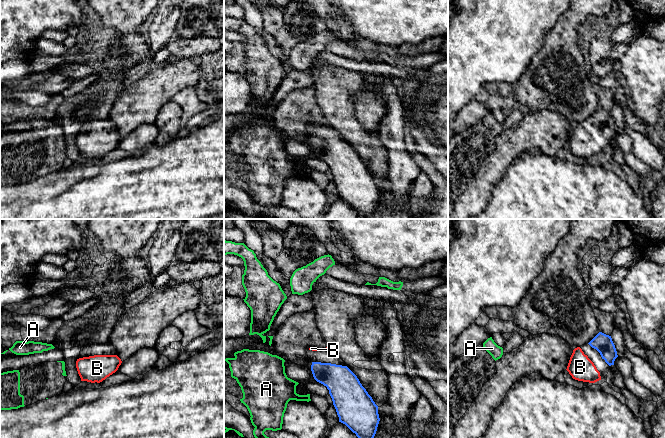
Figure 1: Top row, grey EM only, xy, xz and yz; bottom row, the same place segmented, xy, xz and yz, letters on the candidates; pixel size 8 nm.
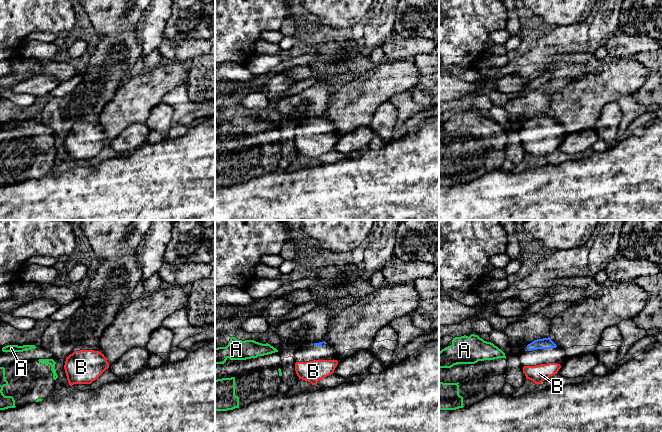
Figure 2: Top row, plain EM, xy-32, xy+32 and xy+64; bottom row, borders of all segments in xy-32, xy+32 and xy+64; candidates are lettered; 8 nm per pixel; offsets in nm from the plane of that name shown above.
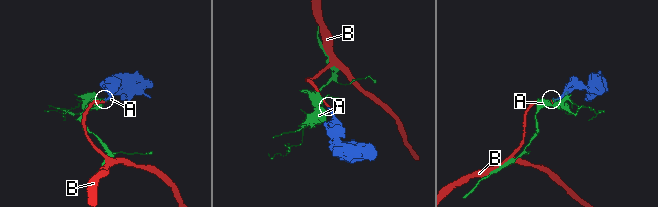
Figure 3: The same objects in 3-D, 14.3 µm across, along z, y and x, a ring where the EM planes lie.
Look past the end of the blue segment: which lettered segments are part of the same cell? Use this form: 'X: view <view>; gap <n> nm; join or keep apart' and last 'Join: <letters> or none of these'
A: view xz; gap 120 nm; keep apart
B: view yz; gap 70 nm; join
Join: B

